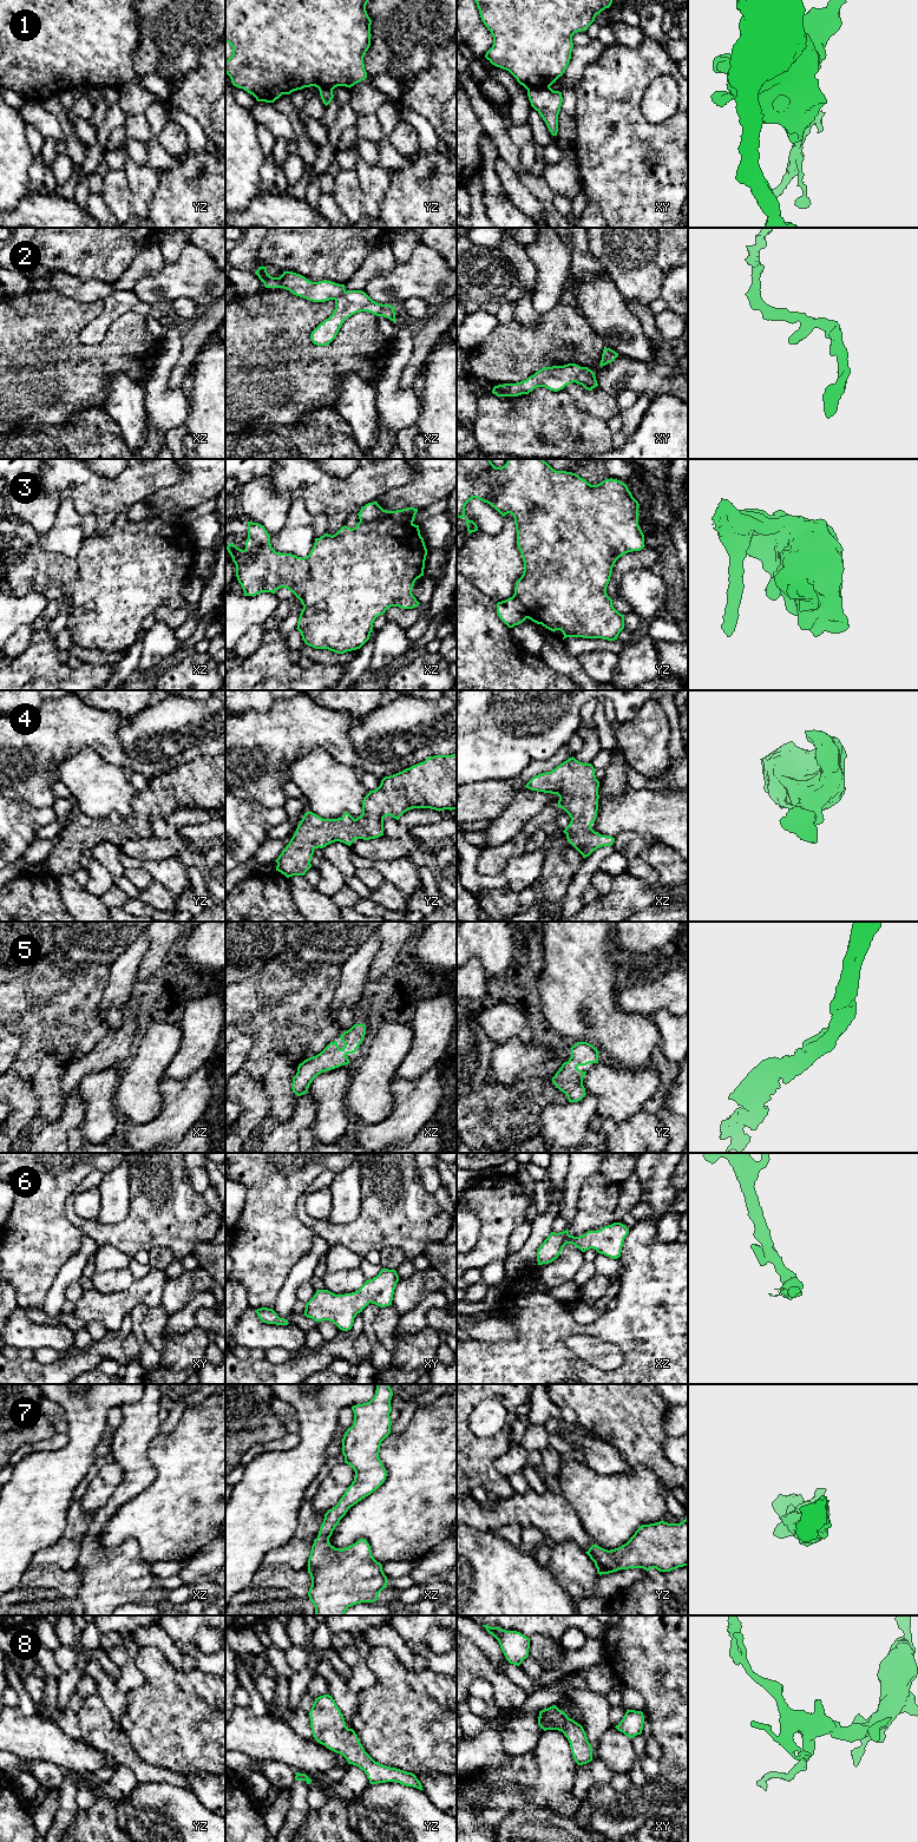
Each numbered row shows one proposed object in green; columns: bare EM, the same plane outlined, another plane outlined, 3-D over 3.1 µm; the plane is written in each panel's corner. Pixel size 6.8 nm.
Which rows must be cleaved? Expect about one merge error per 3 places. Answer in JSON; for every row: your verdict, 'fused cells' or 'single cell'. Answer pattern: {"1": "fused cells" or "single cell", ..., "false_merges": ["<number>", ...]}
{"1": "fused cells", "2": "single cell", "3": "fused cells", "4": "single cell", "5": "single cell", "6": "single cell", "7": "single cell", "8": "single cell", "false_merges": ["1", "3"]}

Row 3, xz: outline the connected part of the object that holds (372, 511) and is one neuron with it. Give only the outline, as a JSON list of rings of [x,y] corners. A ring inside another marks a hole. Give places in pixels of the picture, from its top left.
[[[378,502],[368,503],[361,507],[358,513],[360,522],[379,522],[385,519],[393,519],[401,523],[413,523],[418,509],[407,507],[396,511],[383,510]]]

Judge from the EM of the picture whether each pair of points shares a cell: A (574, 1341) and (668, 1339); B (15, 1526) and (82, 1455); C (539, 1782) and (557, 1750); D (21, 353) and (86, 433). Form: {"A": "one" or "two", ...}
{"A": "two", "B": "one", "C": "one", "D": "two"}

